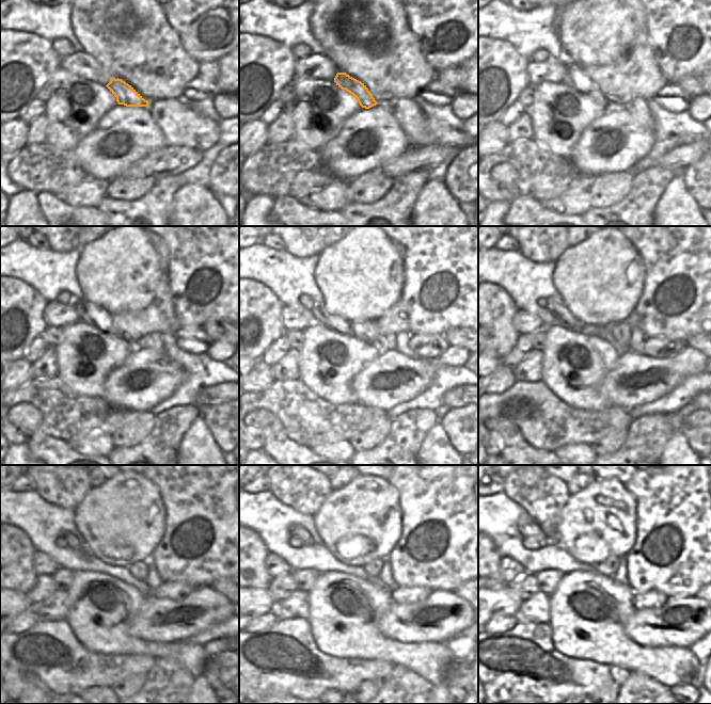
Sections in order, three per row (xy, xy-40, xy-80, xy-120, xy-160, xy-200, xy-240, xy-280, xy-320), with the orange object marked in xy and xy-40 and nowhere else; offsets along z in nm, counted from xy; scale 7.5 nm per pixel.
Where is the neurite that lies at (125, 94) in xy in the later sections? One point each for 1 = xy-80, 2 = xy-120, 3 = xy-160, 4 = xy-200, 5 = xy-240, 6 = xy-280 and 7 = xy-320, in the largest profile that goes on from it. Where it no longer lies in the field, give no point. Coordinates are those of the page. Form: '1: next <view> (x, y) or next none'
1: next xy-80 (575, 77)
2: next xy-120 (88, 313)
3: next xy-160 (320, 314)
4: next xy-200 (561, 312)
5: next xy-240 (72, 542)
6: next xy-280 (296, 531)
7: next xy-320 (527, 528)

